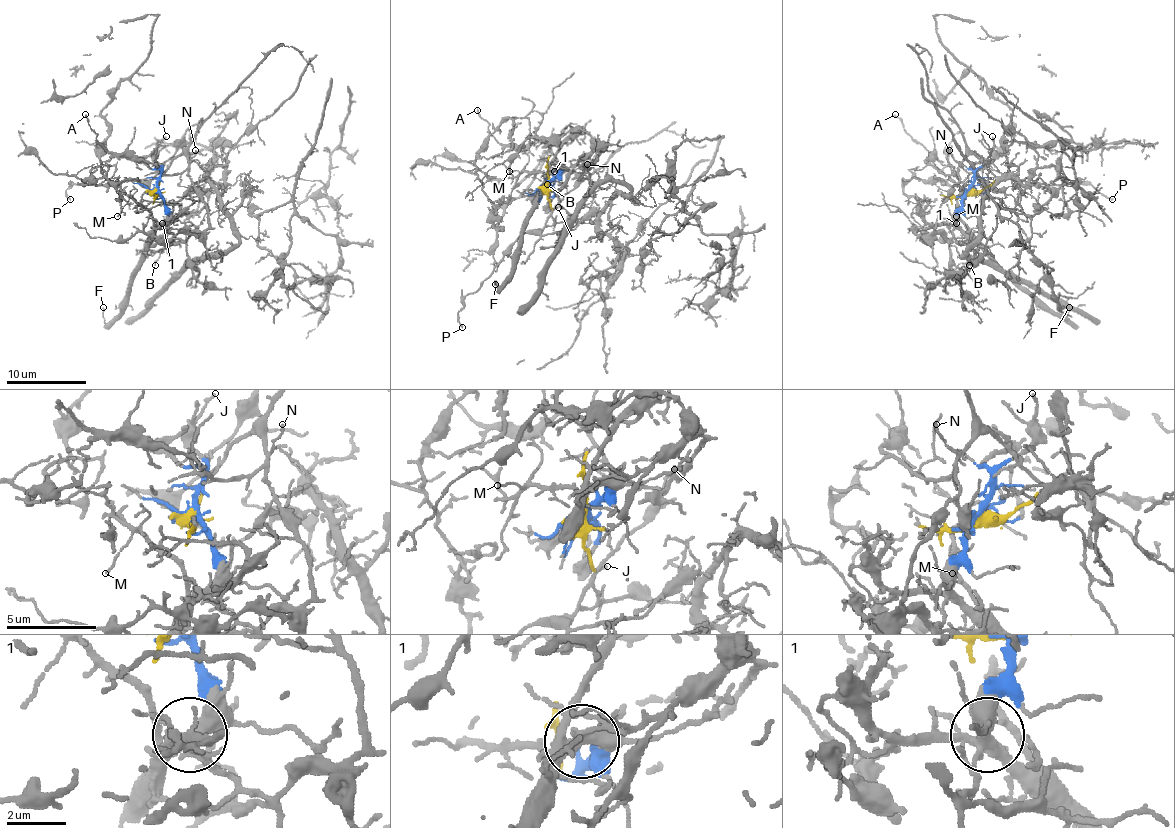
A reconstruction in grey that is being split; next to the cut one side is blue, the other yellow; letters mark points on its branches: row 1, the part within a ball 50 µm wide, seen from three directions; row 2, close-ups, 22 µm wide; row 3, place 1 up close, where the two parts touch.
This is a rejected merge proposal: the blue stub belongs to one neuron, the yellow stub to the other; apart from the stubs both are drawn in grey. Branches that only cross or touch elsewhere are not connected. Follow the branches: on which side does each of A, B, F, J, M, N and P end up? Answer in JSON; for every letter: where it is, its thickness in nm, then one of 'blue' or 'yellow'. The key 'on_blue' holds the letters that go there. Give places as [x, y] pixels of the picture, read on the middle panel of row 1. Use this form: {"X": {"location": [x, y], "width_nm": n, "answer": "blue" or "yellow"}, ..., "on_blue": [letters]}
{"A": {"location": [477, 110], "width_nm": 120, "answer": "yellow"}, "B": {"location": [547, 184], "width_nm": 110, "answer": "yellow"}, "F": {"location": [495, 284], "width_nm": 90, "answer": "blue"}, "J": {"location": [558, 207], "width_nm": 160, "answer": "blue"}, "M": {"location": [509, 171], "width_nm": 130, "answer": "blue"}, "N": {"location": [587, 164], "width_nm": 110, "answer": "yellow"}, "P": {"location": [462, 327], "width_nm": 130, "answer": "yellow"}, "on_blue": ["F", "J", "M"]}

